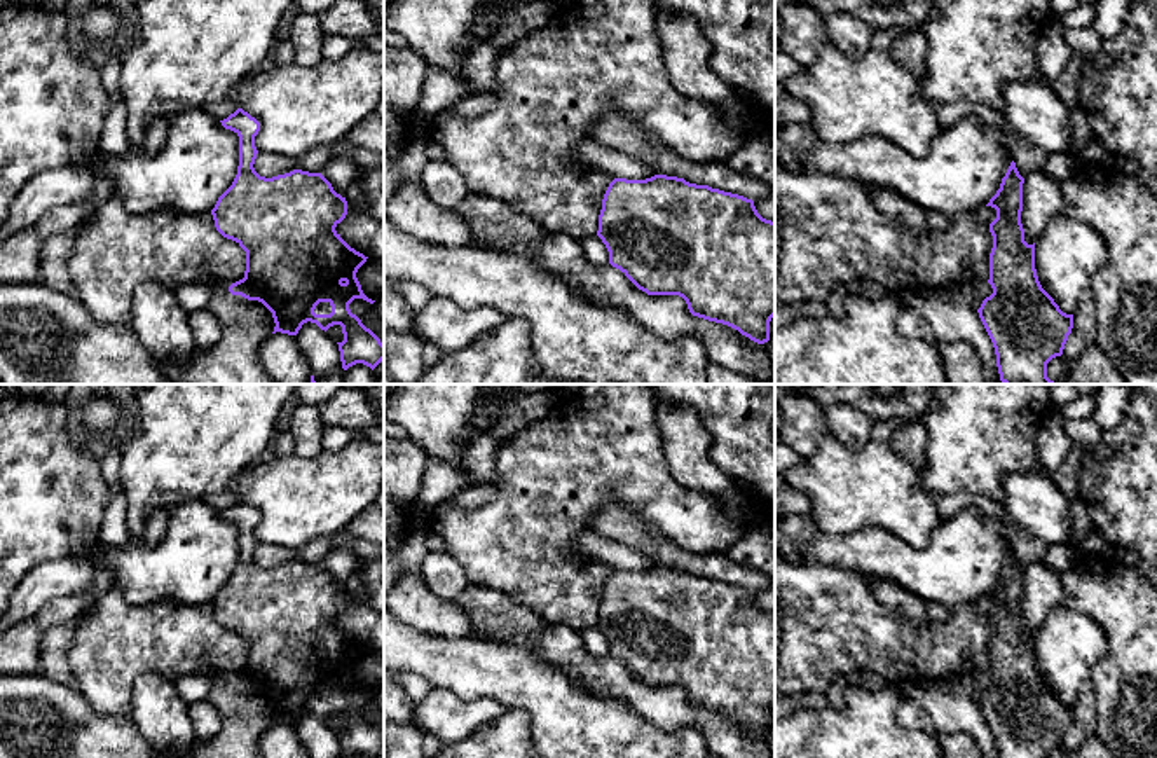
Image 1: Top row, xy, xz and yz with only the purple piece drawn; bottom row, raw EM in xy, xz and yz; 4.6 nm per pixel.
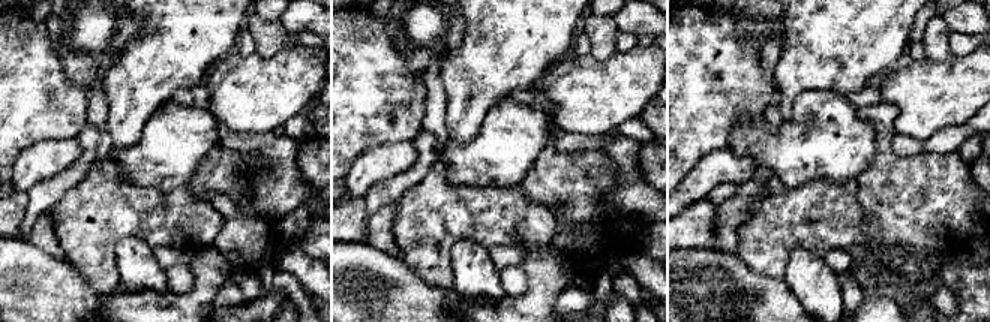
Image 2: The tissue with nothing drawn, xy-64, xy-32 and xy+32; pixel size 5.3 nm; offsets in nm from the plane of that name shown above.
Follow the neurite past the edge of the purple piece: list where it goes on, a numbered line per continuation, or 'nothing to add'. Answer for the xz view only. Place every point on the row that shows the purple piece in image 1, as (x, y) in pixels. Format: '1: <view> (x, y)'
nothing to add

